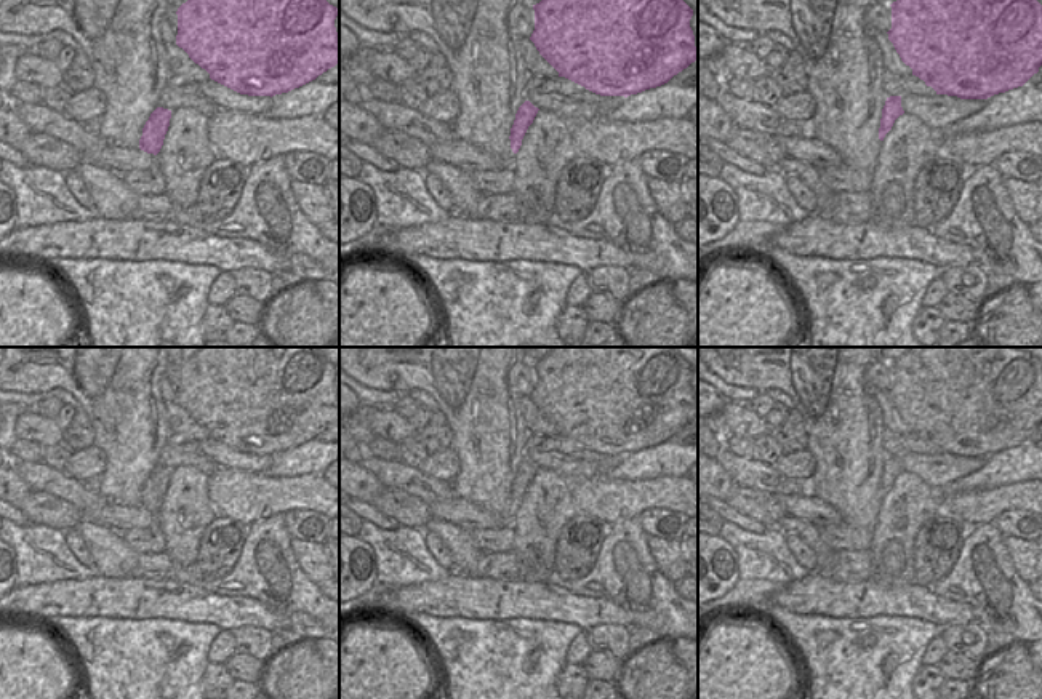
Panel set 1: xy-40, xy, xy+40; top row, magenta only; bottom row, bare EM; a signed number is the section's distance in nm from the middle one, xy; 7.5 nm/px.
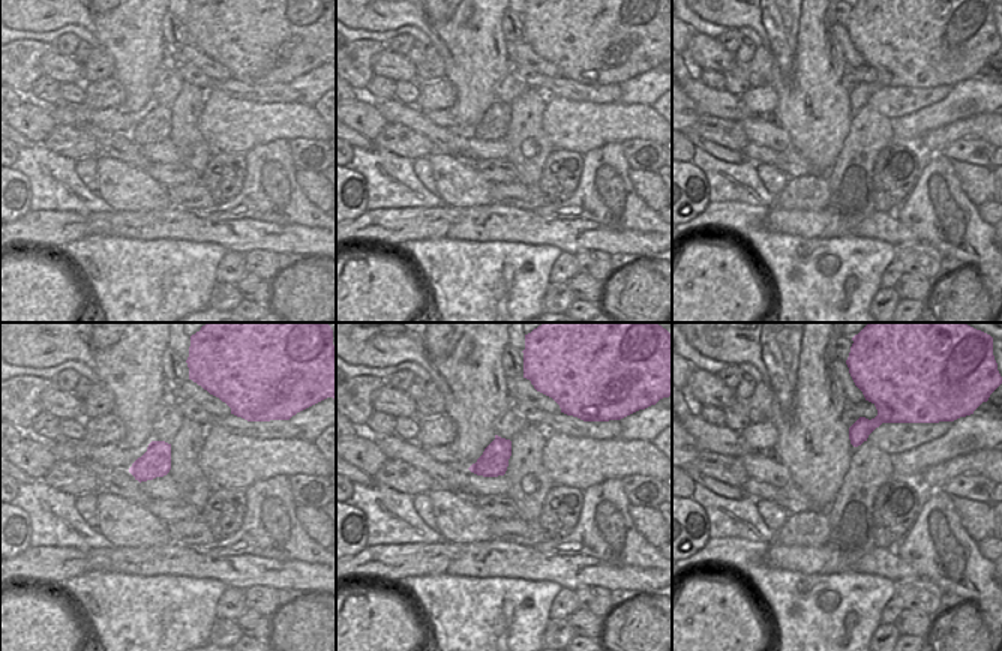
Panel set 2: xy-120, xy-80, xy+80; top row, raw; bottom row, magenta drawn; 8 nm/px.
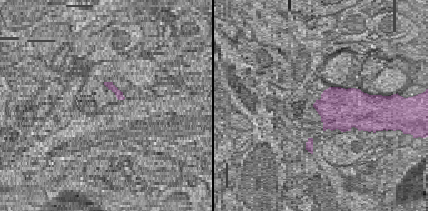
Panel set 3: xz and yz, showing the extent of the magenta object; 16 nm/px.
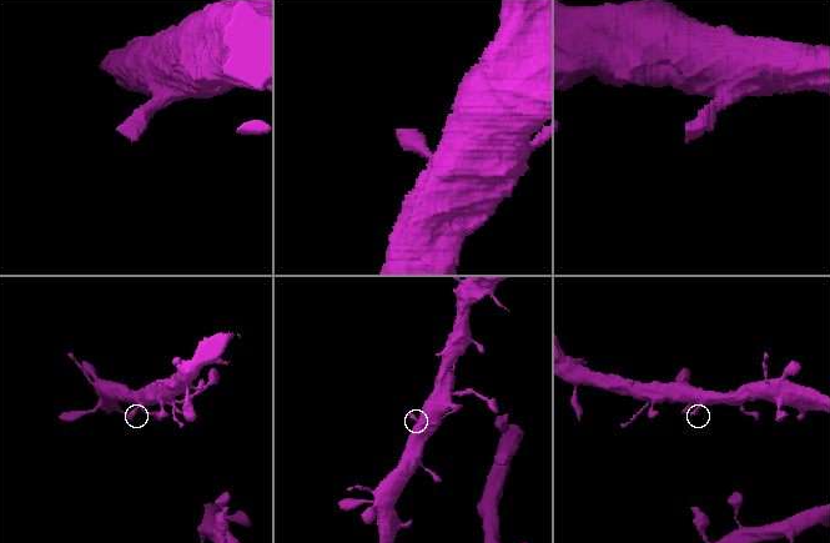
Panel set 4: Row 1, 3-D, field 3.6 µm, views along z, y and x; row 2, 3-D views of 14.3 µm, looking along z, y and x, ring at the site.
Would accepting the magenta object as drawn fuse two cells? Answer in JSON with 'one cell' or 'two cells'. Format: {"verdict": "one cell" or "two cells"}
{"verdict": "one cell"}

